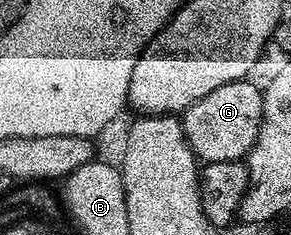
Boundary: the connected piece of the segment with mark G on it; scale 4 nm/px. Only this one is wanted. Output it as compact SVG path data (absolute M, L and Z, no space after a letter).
M249 78L237 79L220 89L212 89L208 97L200 97L180 118L186 144L203 164L216 161L242 161L250 154L262 124L263 88L250 83Z

